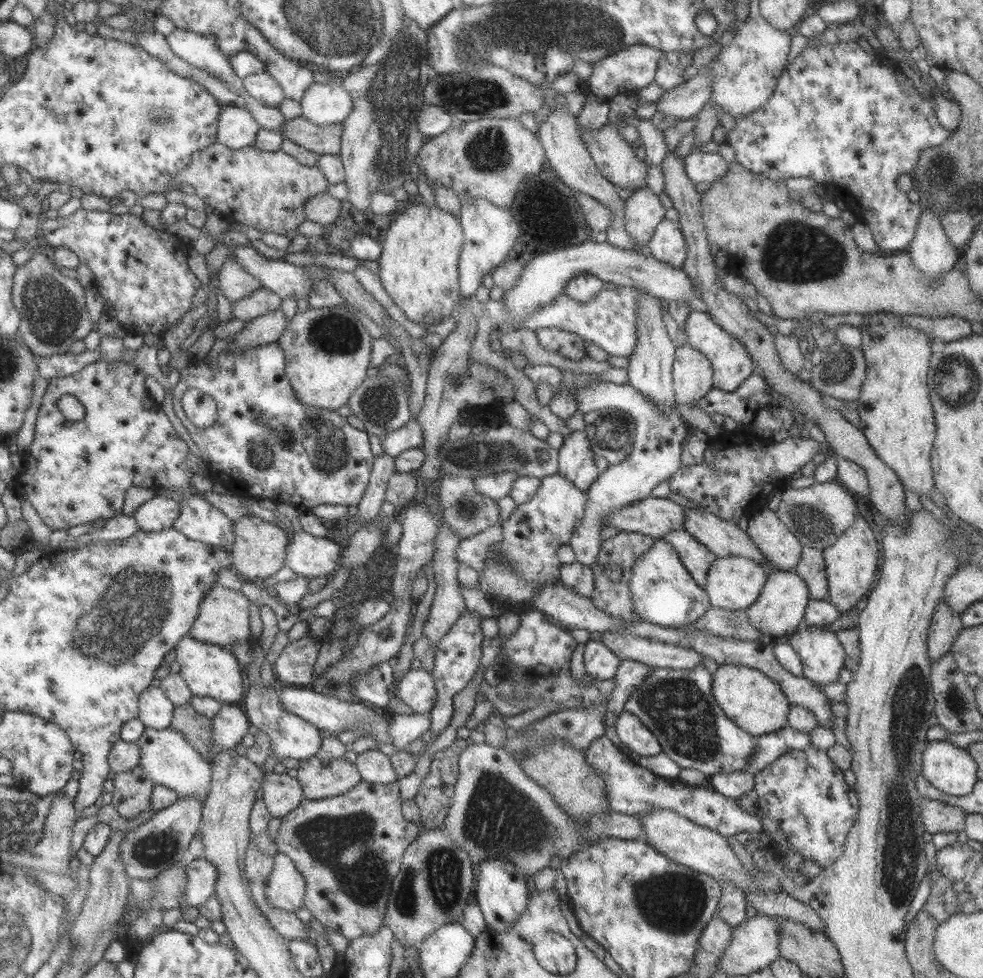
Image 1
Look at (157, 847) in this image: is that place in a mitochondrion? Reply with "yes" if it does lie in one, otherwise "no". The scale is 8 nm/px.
yes

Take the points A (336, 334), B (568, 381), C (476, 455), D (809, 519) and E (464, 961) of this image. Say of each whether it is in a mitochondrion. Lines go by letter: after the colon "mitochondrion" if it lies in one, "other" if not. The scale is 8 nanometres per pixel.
A: mitochondrion
B: other
C: mitochondrion
D: mitochondrion
E: other

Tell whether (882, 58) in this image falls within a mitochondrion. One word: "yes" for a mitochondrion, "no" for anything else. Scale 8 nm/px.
no

